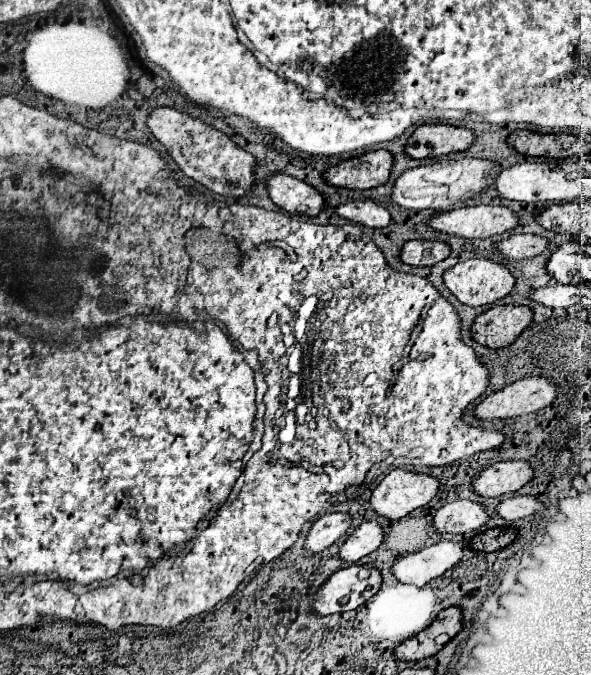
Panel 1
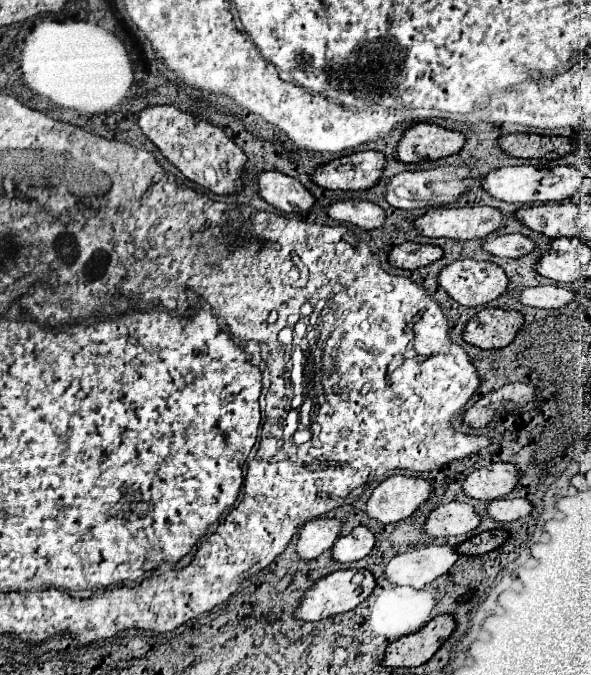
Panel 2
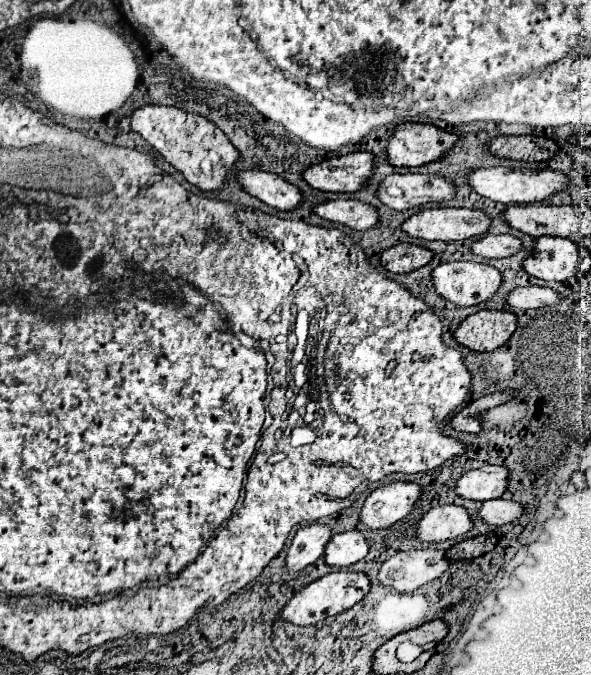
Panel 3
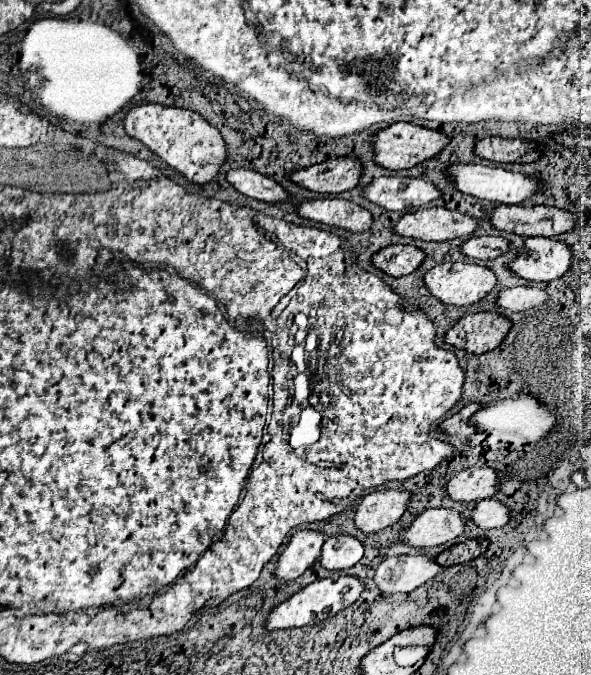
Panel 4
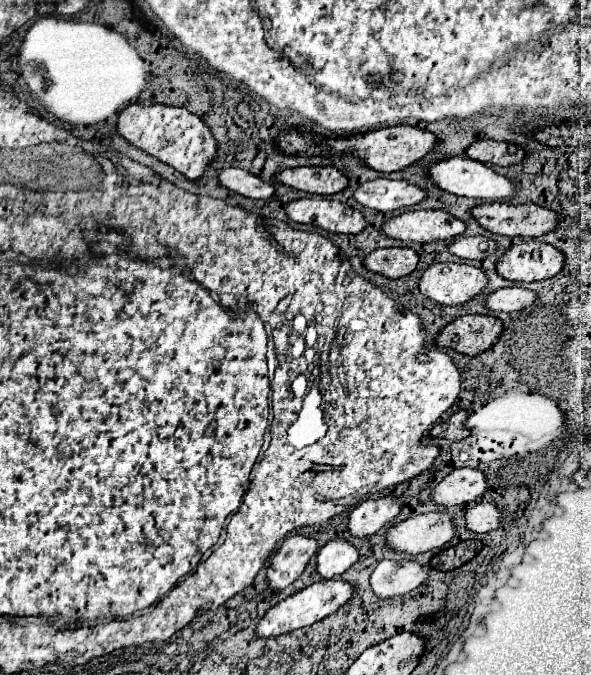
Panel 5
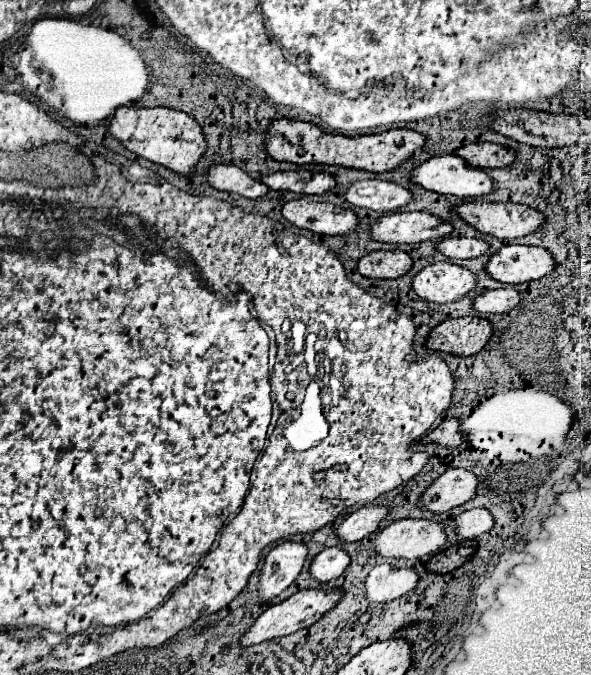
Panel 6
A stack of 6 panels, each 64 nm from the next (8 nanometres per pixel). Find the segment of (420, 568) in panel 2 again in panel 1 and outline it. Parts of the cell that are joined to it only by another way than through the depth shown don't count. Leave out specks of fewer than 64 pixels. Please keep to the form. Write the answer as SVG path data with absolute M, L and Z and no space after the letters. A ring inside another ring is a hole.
M440 540L438 544L426 546L416 554L400 558L394 562L392 572L404 584L424 586L432 578L438 578L448 568L460 562L464 552L462 542L456 540Z

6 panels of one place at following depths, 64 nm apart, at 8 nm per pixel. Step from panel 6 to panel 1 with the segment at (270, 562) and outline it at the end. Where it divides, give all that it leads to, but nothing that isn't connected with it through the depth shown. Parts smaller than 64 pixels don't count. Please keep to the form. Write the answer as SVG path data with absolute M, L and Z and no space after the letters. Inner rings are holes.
M348 512L324 514L312 524L304 546L314 554L322 552L324 548L340 540L346 534L346 530L350 528L350 524L352 524L352 516Z

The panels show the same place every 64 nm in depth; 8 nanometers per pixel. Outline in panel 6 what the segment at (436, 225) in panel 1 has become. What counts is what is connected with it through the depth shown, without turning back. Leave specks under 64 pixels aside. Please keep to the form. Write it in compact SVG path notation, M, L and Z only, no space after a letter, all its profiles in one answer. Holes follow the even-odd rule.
M394 212L386 214L380 220L372 224L372 238L380 242L394 242L394 244L414 244L414 242L426 242L426 240L440 240L454 232L454 226L450 222L442 222L442 218L430 214L430 212Z

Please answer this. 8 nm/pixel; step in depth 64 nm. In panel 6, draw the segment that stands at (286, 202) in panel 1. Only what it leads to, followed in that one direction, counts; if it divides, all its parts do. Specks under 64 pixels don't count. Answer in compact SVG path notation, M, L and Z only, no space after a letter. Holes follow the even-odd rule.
M212 166L208 172L208 182L216 190L236 192L246 198L262 198L268 194L268 186L250 178L244 170L238 166Z

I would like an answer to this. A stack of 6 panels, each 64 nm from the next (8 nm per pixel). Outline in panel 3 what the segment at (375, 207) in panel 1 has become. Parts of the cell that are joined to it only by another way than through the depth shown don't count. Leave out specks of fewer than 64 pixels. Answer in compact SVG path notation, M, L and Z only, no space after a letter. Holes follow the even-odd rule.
M330 200L314 206L314 212L320 218L344 224L354 230L370 230L378 224L378 210L360 200Z

